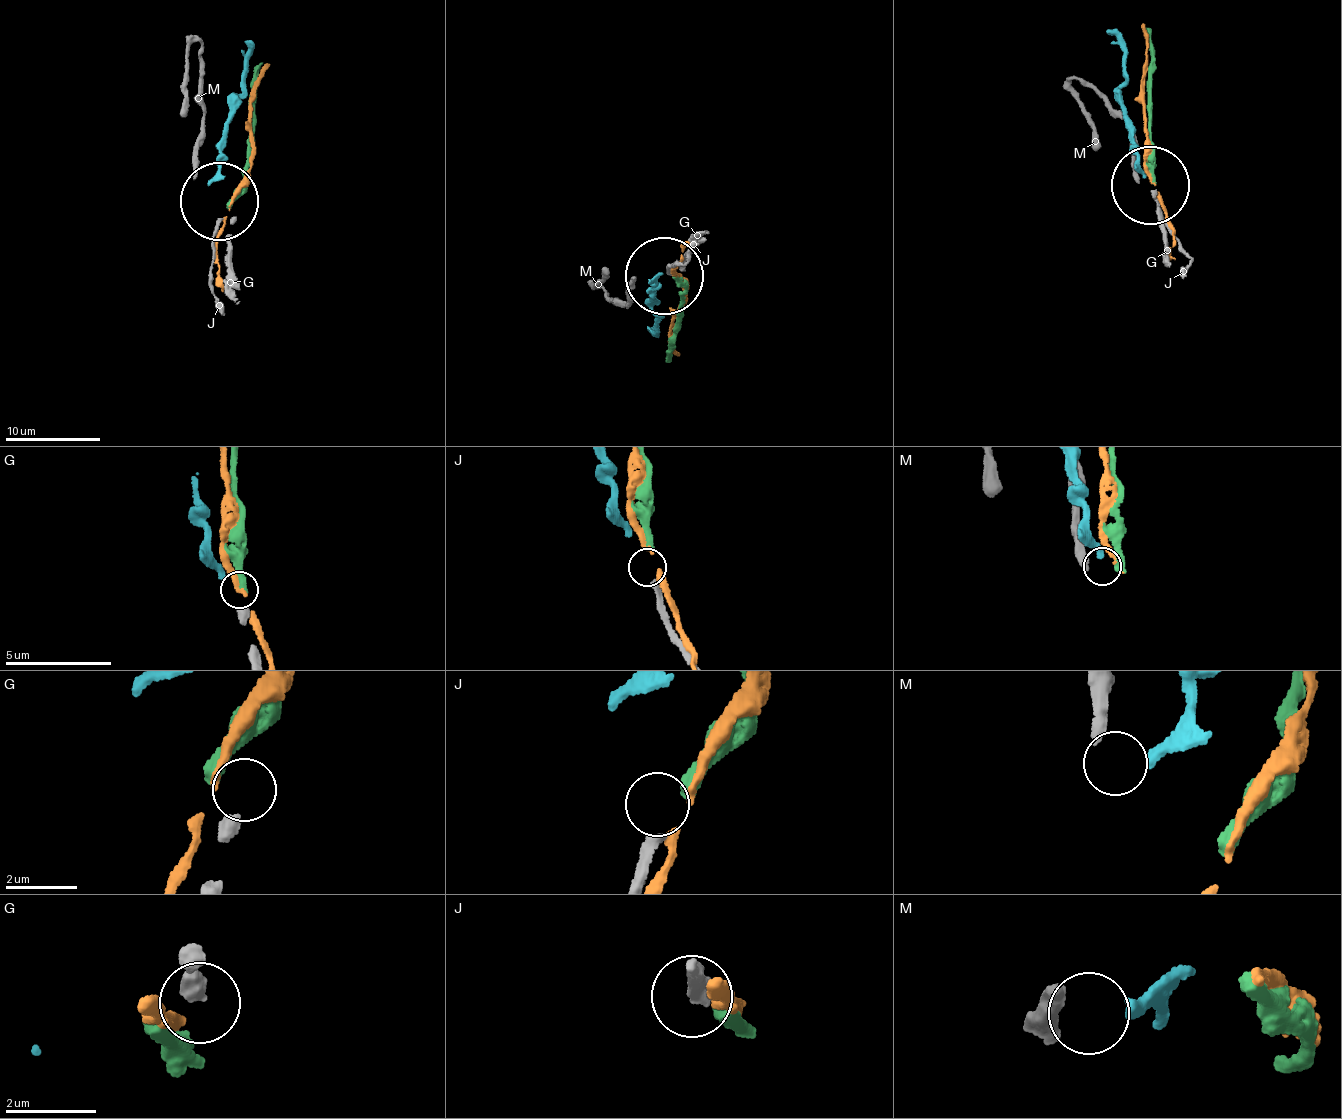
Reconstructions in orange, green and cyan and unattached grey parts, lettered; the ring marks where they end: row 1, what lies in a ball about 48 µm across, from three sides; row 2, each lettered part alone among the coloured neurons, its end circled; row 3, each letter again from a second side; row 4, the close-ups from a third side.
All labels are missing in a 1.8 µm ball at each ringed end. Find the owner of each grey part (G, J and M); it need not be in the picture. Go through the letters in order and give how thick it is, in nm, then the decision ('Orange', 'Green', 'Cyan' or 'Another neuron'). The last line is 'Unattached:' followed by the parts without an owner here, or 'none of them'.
G: Thickness 400 nm. Another neuron
J: Thickness 280 nm. Green
M: Thickness 320 nm. Cyan
Unattached: G

